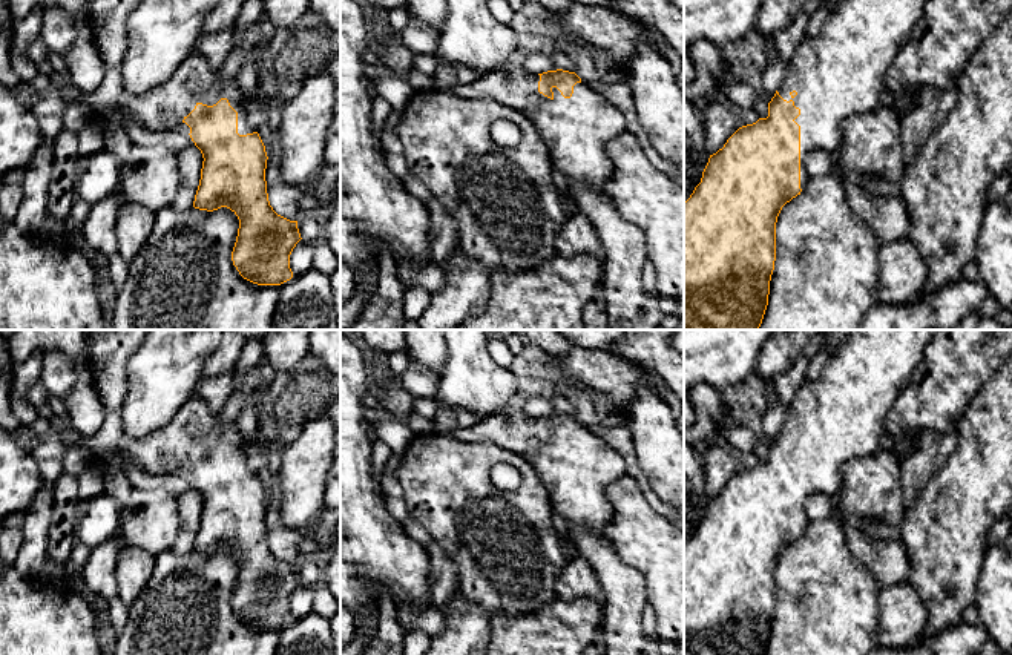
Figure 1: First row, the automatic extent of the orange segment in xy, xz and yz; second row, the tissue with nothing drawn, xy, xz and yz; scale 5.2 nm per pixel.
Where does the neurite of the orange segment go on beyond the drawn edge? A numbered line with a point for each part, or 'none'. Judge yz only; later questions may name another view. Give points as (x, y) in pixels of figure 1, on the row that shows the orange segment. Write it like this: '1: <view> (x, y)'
1: yz (839, 74)

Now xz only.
1: xz (575, 131)

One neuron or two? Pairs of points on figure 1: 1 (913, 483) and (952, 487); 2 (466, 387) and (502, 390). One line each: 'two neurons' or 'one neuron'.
1: two neurons
2: one neuron

